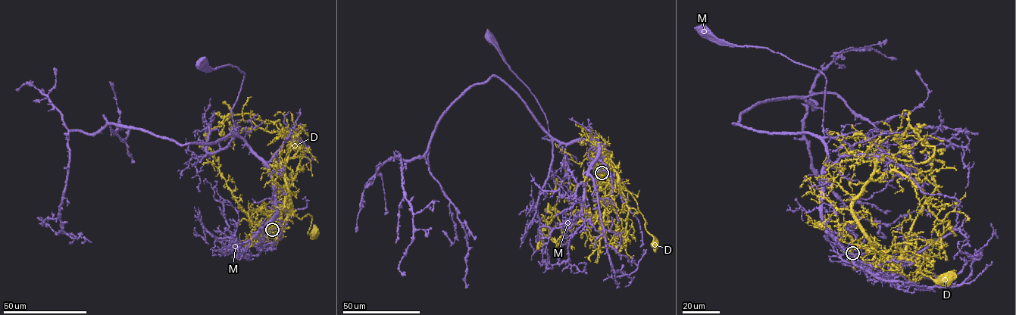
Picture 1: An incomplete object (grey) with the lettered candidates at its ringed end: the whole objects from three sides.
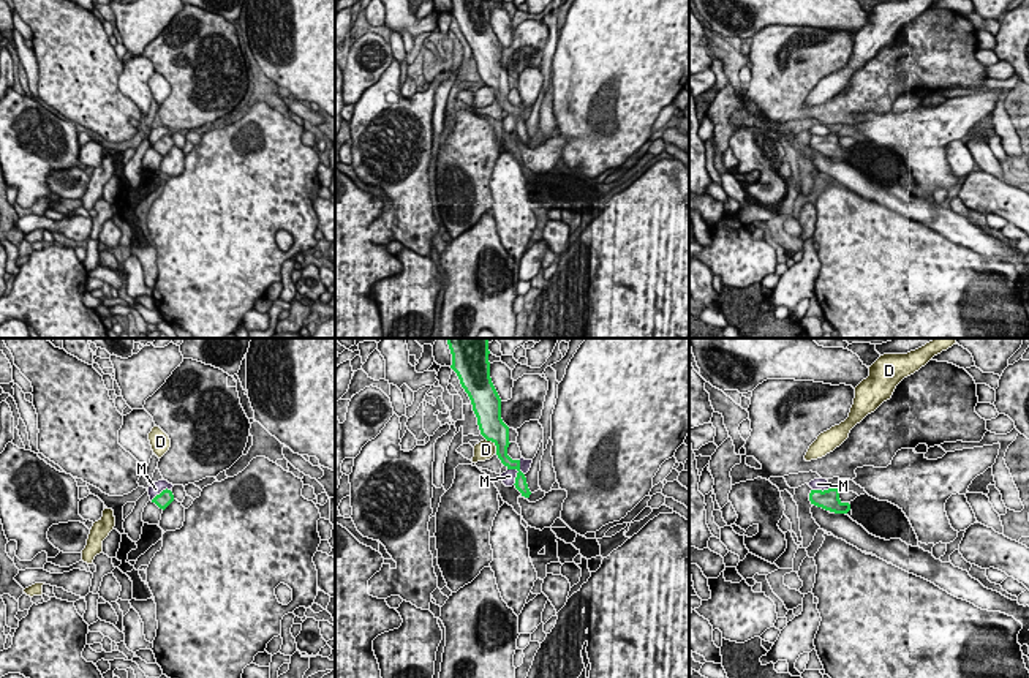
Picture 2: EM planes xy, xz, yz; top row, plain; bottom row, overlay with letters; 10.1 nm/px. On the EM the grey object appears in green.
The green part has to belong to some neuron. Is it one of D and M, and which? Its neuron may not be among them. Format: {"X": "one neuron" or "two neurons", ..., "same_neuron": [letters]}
{"D": "two neurons", "M": "two neurons", "same_neuron": []}

